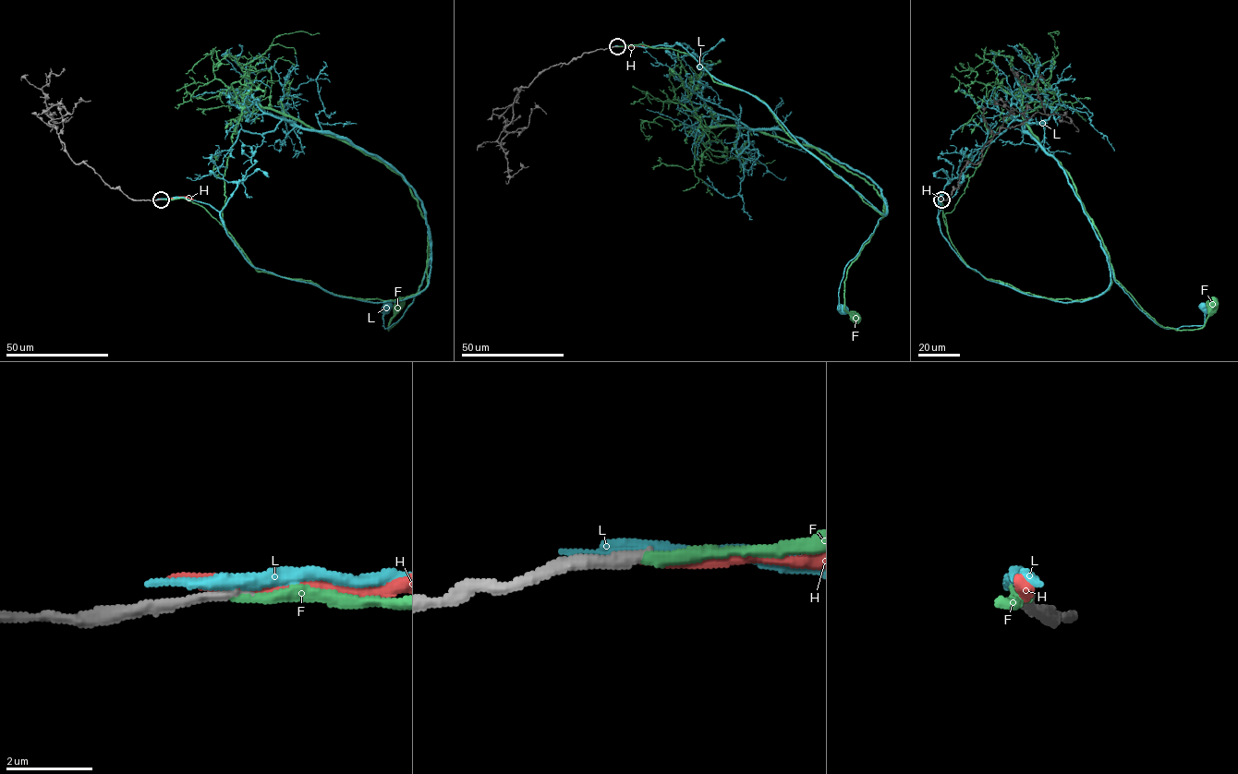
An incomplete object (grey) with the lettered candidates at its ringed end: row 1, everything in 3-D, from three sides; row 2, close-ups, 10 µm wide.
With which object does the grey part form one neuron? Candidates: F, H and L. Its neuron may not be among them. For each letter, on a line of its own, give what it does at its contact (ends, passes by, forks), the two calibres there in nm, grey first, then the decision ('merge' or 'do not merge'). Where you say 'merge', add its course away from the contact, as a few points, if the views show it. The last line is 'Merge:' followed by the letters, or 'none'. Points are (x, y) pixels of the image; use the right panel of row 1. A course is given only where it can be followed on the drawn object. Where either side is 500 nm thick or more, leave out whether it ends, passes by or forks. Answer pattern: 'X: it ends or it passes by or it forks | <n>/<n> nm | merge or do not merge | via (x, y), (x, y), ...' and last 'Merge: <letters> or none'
F: it ends | 240/280 nm | merge | via (940, 199), (951, 241), (987, 279), (1080, 300), (1109, 287), (1110, 258), (1164, 327), (1201, 328), (1213, 302)
H: it ends | 280/360 nm | do not merge
L: it passes by | 240/320 nm | do not merge
Merge: F

